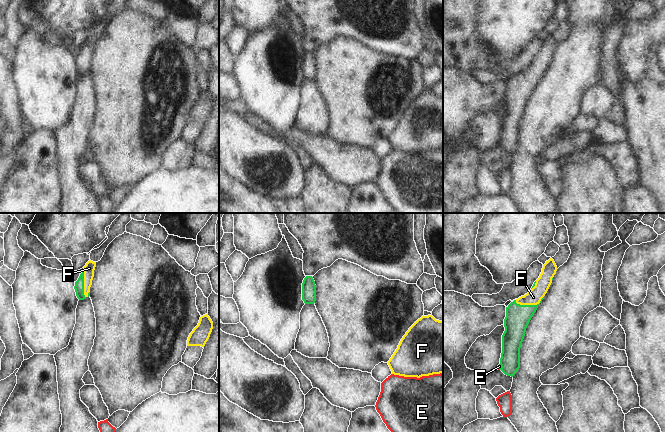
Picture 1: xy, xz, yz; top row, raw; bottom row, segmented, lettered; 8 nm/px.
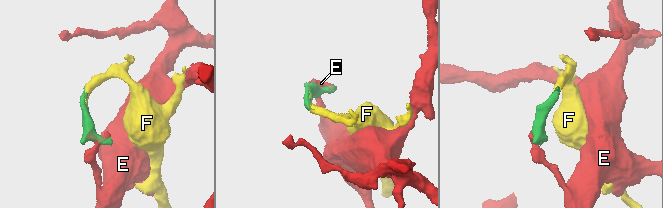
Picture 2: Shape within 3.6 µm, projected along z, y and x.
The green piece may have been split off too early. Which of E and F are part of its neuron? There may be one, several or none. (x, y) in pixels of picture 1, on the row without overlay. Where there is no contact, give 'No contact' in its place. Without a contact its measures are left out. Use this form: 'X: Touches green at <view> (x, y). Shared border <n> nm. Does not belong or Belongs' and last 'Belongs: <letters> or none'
E: Touches green at yz (501, 143). Shared border 50 nm. Does not belong
F: Touches green at yz (530, 81). Shared border 240 nm. Belongs
Belongs: F

